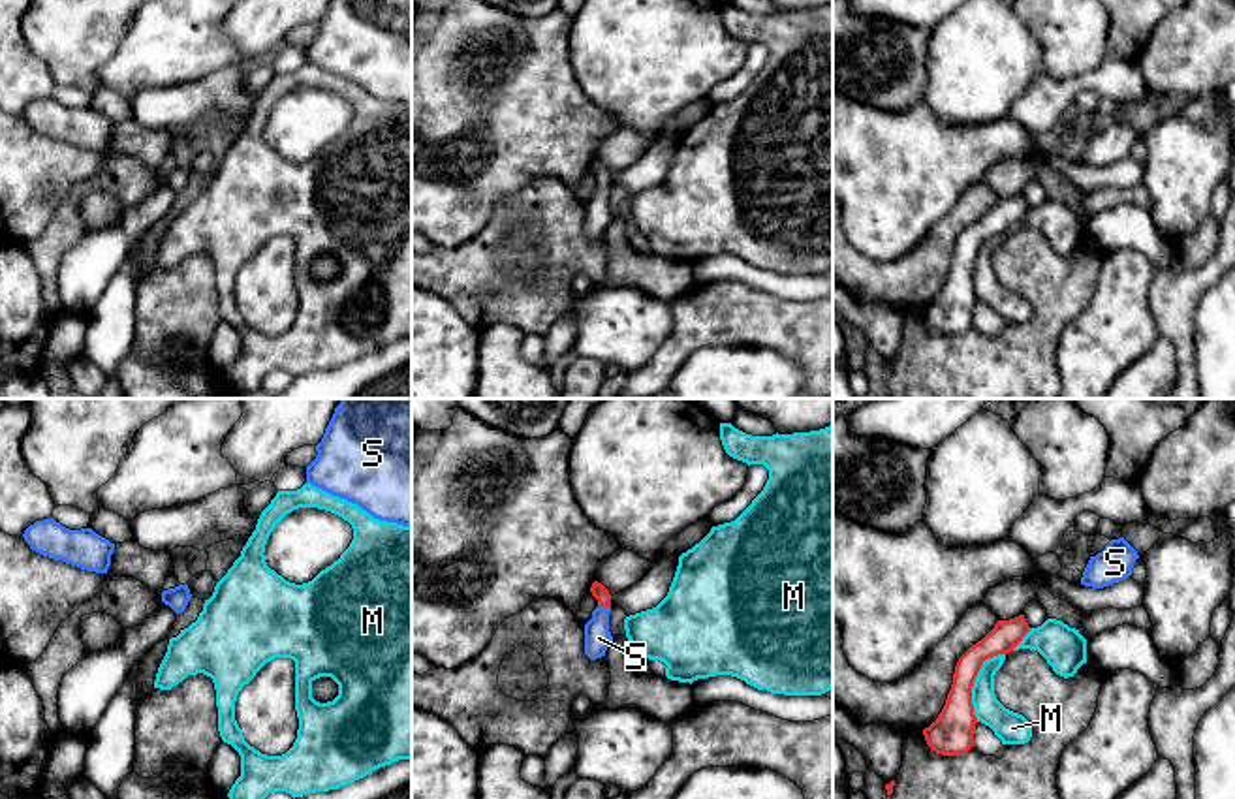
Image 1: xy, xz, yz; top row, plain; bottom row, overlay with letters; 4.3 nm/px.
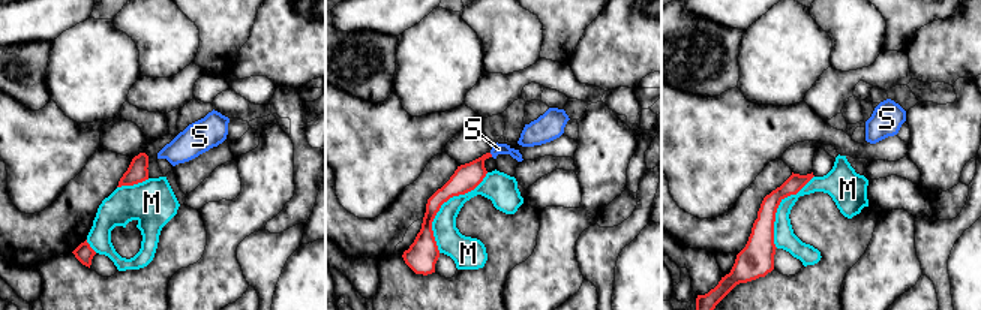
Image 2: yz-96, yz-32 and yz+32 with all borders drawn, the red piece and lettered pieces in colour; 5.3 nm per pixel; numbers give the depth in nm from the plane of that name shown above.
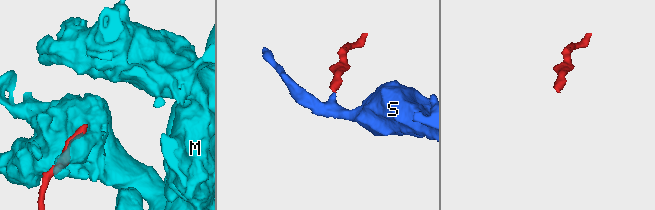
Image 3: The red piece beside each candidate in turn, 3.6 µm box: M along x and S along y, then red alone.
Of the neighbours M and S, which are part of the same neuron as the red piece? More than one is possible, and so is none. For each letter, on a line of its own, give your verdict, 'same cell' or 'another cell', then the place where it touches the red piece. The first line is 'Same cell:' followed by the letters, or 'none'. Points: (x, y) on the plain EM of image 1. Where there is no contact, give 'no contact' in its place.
Same cell: S
M: another cell | yz (974, 258)
S: same cell | xz (604, 185)

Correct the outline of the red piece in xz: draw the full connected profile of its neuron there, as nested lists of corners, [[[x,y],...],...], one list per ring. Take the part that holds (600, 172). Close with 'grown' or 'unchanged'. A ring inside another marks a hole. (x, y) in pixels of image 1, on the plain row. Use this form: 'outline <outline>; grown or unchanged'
outline [[[594,160],[590,165],[592,175],[598,179],[598,186],[592,190],[592,197],[585,203],[585,233],[590,239],[605,235],[607,226],[613,222],[609,211],[611,173]]]; grown

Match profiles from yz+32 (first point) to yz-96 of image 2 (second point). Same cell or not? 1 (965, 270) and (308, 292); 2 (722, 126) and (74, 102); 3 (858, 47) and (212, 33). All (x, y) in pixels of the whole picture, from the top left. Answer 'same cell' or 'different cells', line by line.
1: same cell
2: different cells
3: different cells

